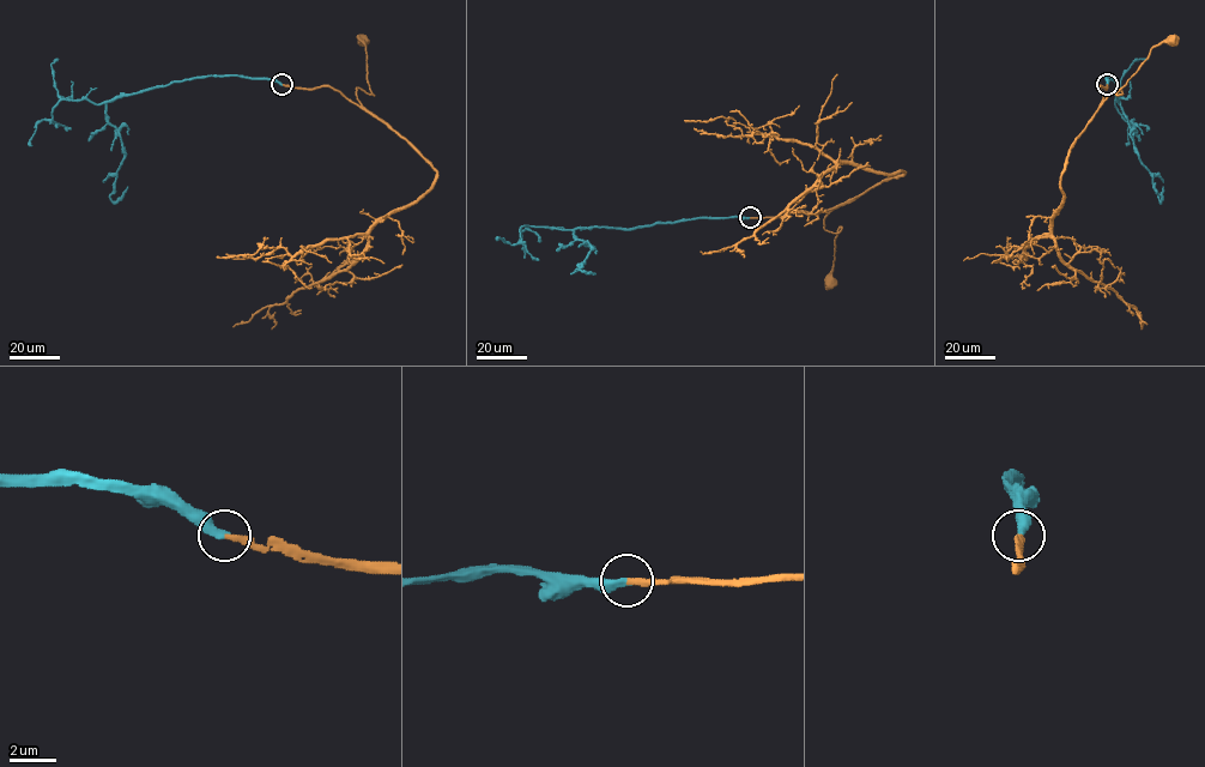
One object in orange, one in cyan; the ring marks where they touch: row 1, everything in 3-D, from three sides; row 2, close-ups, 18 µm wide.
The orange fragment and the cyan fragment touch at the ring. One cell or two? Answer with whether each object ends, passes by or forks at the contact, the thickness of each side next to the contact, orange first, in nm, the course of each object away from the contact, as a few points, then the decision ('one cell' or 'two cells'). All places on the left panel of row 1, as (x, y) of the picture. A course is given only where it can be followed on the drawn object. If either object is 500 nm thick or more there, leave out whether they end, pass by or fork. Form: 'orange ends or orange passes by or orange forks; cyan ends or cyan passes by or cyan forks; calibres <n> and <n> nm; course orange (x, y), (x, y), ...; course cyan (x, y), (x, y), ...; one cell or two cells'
orange ends; cyan ends; calibres 280 and 360 nm; course orange (282, 85), (329, 86), (363, 108), (356, 89), (374, 95), (367, 79), (365, 44), (359, 40); course cyan (282, 85), (199, 77), (109, 100), (107, 119), (125, 153), (109, 198), (116, 201), (127, 186); one cell

